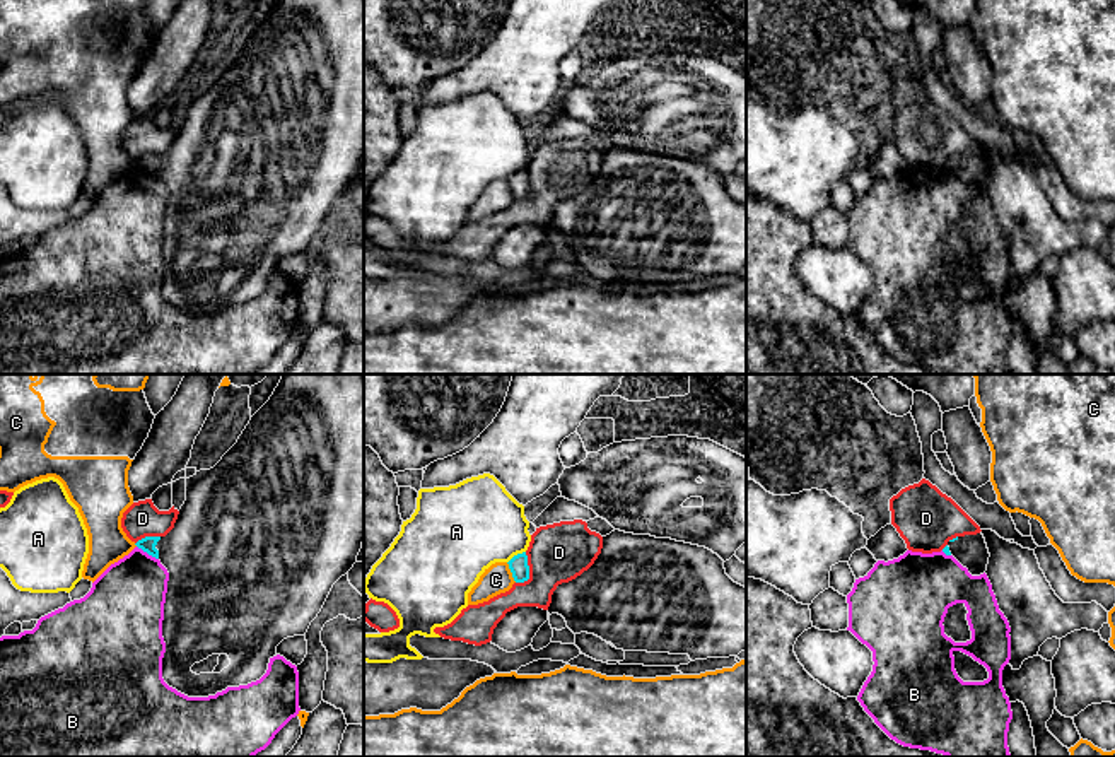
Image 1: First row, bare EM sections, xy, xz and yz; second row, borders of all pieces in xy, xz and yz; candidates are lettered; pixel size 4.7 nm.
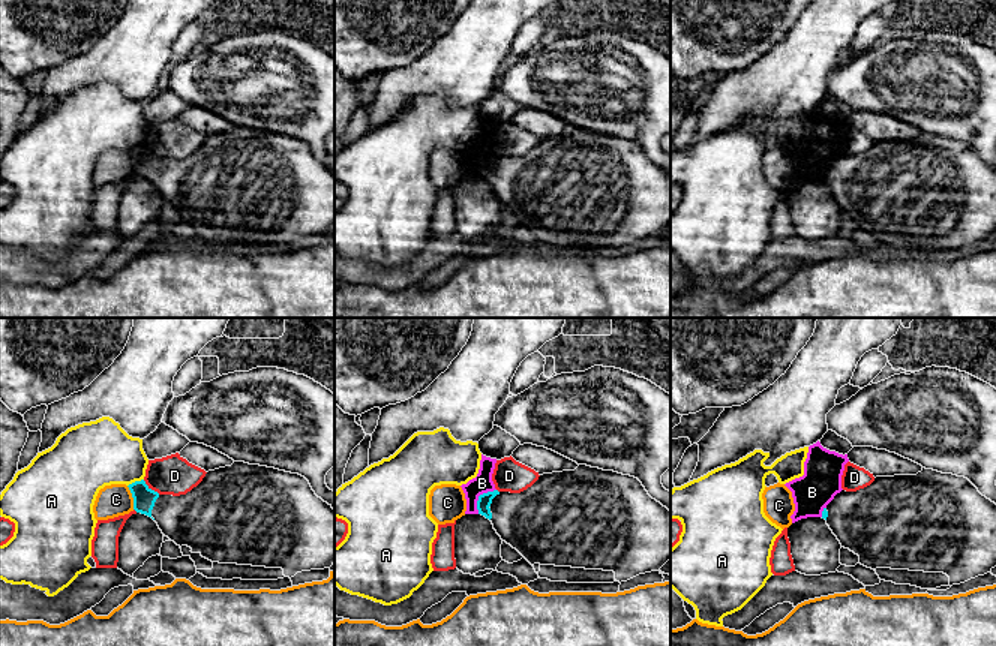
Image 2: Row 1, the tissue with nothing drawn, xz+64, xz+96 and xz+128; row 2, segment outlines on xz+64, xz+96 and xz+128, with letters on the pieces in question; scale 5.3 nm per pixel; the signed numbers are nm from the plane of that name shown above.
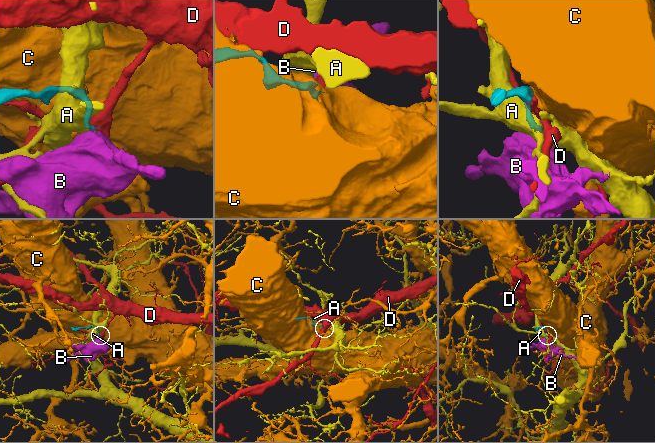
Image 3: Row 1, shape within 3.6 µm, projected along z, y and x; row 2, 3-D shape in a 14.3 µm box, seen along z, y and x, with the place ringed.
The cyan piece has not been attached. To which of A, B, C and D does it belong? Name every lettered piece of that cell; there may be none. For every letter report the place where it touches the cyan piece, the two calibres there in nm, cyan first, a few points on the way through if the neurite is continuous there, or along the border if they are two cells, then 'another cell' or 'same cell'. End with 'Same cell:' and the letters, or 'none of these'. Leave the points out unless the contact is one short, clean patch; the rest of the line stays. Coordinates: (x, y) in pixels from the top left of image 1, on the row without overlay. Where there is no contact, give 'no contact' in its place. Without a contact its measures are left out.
A: xz (518, 171) | 90/420 nm | another cell
B: xy (147, 170) | 70/360 nm | along xy (137, 163), (157, 176) | another cell
C: xz (511, 188) | 90/140 nm | another cell
D: xz (528, 188) | 90/280 nm | another cell
Same cell: none of these

